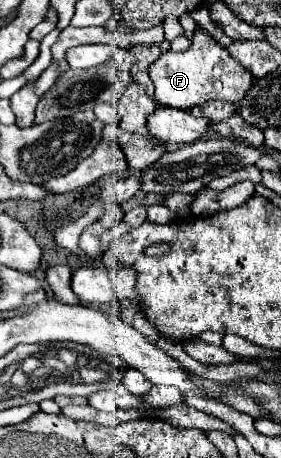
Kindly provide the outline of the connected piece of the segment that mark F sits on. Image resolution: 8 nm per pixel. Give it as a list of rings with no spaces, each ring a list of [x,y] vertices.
[[[197,28],[193,34],[193,42],[183,52],[163,52],[161,58],[149,68],[149,76],[155,84],[155,100],[169,108],[189,110],[195,104],[207,100],[227,100],[237,104],[247,96],[253,86],[253,74],[235,60],[227,48],[223,48],[209,32]]]

